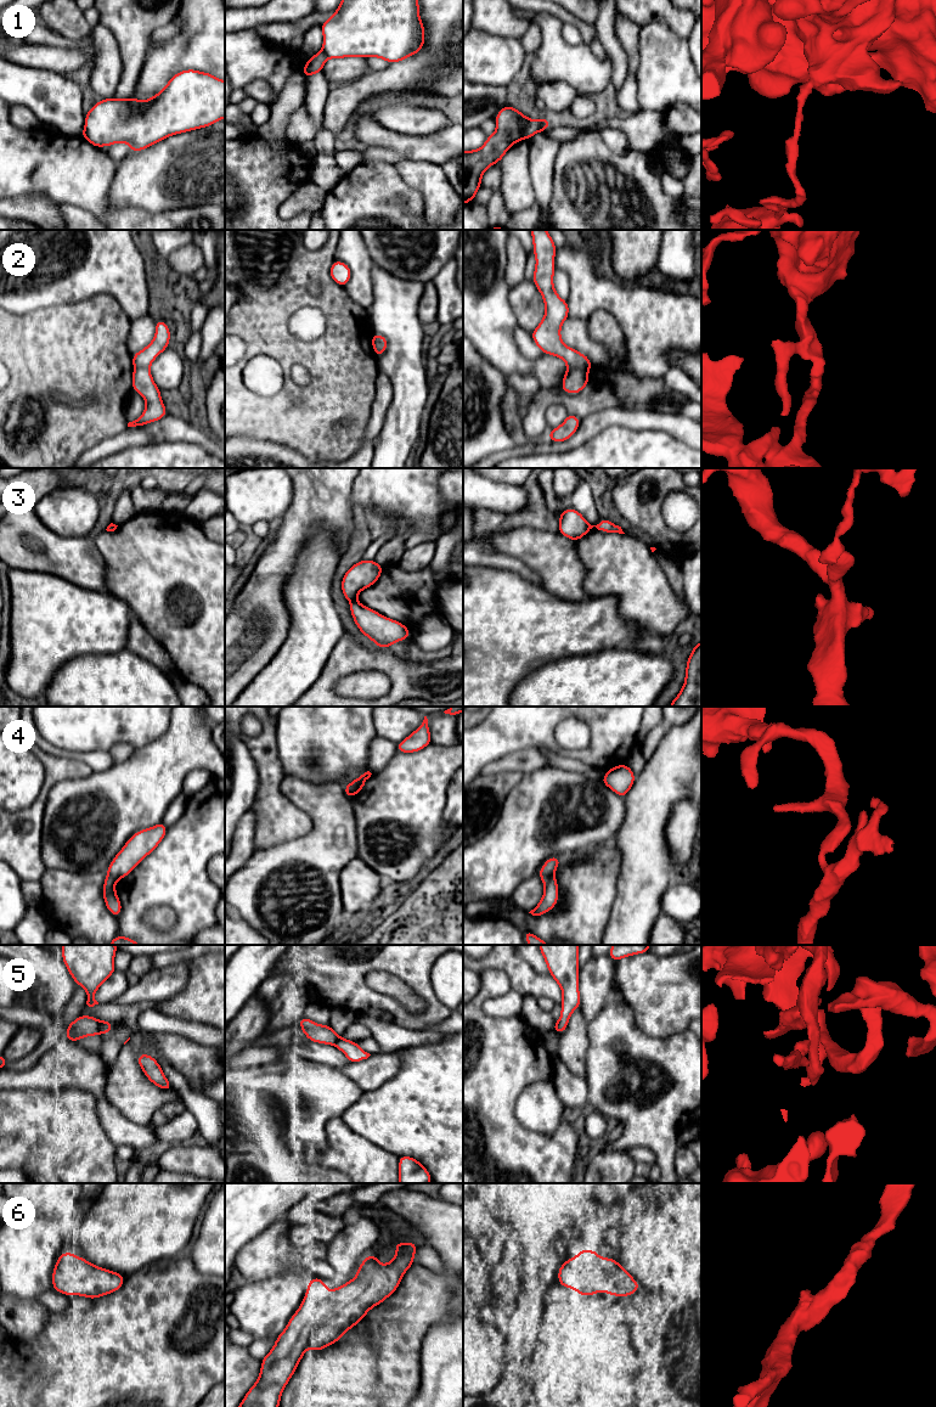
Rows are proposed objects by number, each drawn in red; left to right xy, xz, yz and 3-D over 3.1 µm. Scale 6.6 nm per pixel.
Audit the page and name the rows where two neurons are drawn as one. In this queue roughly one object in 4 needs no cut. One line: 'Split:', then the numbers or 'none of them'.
Split: 1, 2, 3, 4, 5

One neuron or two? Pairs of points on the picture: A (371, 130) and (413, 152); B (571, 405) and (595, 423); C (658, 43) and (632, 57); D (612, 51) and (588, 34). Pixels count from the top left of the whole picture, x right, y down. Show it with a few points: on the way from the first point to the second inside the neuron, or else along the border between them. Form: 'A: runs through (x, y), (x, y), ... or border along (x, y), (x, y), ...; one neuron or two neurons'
A: runs through (382, 138), (402, 144); one neuron
B: border along (613, 406), (591, 412), (581, 420); two neurons
C: border along (641, 27), (638, 37), (638, 67), (635, 77); two neurons
D: border along (595, 26), (597, 35); two neurons

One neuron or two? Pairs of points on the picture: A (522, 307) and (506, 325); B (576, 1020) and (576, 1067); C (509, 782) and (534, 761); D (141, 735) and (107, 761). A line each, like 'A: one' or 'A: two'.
A: two
B: one
C: two
D: two

